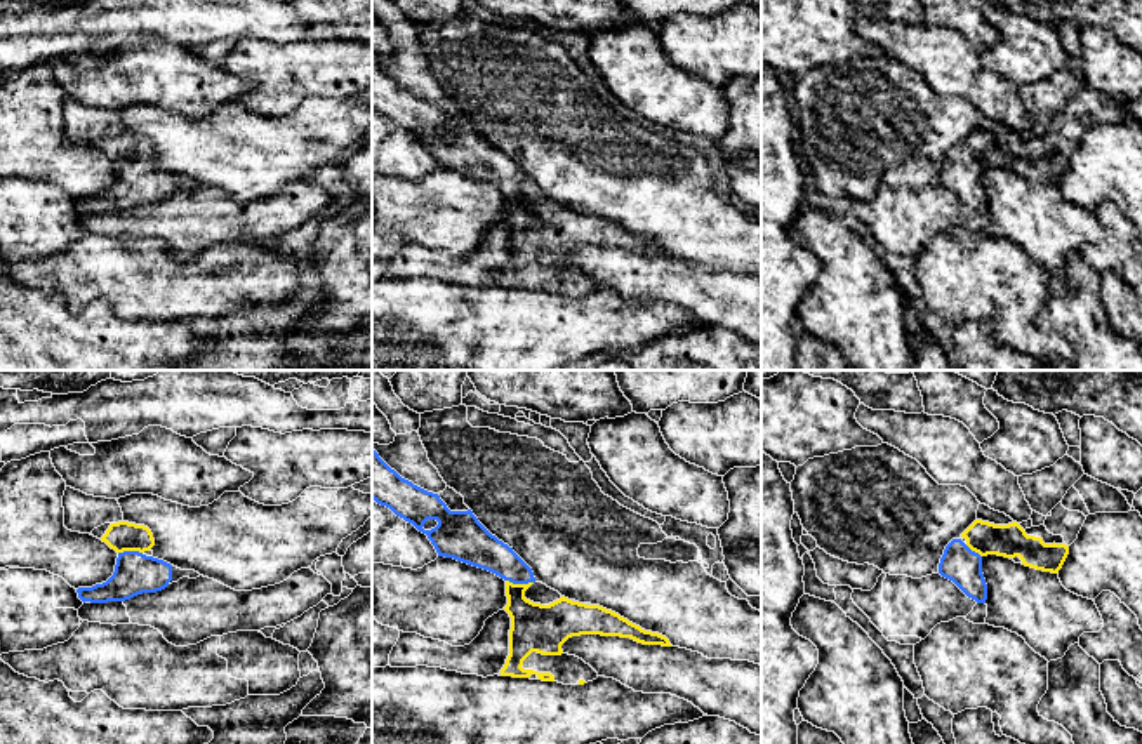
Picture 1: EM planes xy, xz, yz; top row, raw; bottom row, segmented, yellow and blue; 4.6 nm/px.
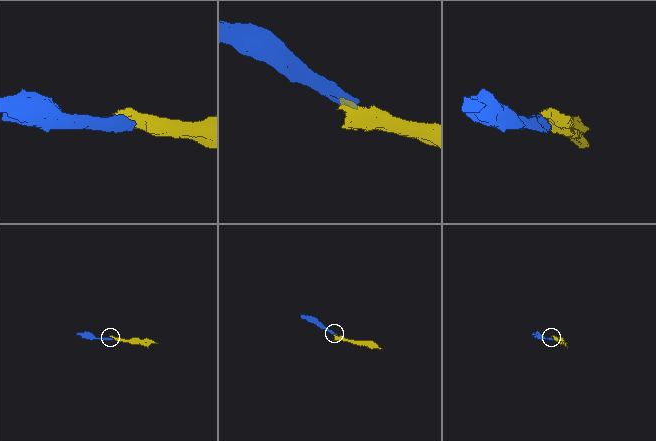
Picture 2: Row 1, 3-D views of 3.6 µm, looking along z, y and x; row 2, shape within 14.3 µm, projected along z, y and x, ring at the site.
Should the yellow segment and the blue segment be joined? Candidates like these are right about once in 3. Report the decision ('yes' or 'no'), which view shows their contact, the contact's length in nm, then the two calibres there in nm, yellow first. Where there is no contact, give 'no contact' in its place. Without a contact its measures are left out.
yes | xz | 130 nm | 220/170 nm

